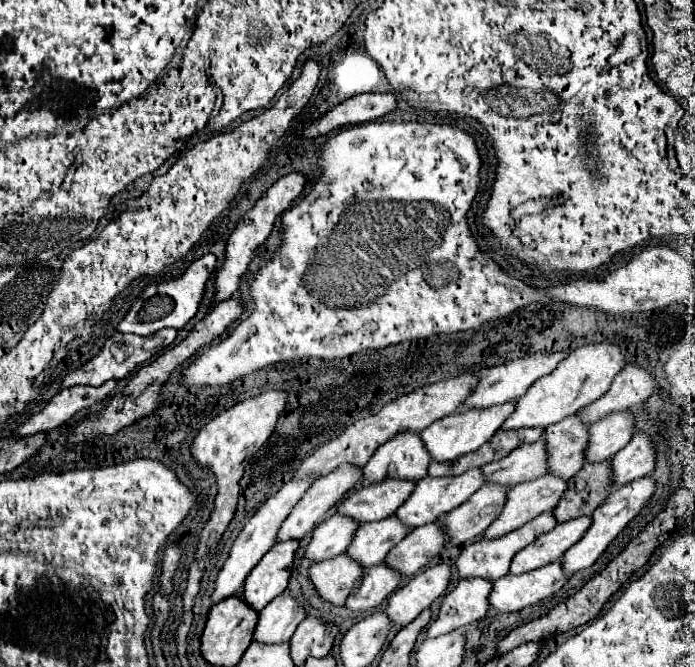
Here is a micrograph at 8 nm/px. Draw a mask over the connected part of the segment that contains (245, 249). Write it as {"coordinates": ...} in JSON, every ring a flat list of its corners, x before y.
{"coordinates":[[293,172,293,174,283,176,281,180,277,180,277,182,267,190,267,194,265,194,261,200,257,200,255,208,249,210,249,212,243,216,243,220,237,224,237,228,233,230,233,234,231,234,231,238,229,238,229,242,227,242,227,260,219,266,219,270,217,270,217,274,215,274,215,284,217,284,215,300,217,300,217,302,229,298,229,296,239,288,239,284,241,284,241,280,243,280,247,268,249,268,249,264,253,262,255,254,259,252,259,248,261,248,261,246,265,244,265,240,269,238,275,220,301,196,301,192,303,192,303,188,307,186,307,182,309,182,309,178,307,178,305,174,299,174,299,172]]}

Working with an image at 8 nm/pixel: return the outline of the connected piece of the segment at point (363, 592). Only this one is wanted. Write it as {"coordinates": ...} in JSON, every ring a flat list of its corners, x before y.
{"coordinates":[[385,562,371,566,363,572,363,578,355,584,347,598,347,608,359,612,369,612,377,608,385,598,389,598,401,582,401,574,395,572,395,568,387,566]]}

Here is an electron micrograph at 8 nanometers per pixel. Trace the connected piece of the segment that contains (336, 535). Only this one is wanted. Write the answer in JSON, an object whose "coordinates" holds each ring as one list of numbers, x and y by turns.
{"coordinates":[[345,514,331,516,329,520,321,522,315,528,313,538,307,544,305,556,311,562,319,562,347,552,347,546,353,542,357,528,359,528,359,522,355,522,355,518,347,518]]}

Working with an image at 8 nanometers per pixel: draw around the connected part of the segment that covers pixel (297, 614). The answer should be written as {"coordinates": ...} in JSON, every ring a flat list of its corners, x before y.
{"coordinates":[[283,592,275,600,271,600,269,606,259,614,253,638,265,644,289,642,289,638,305,618,305,604,293,598,289,592]]}

